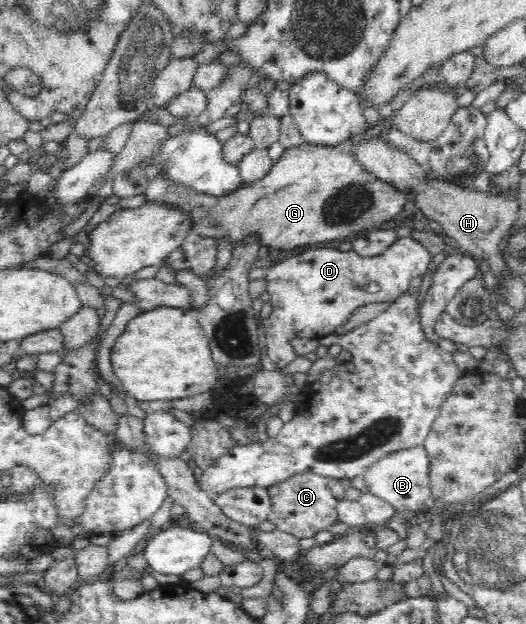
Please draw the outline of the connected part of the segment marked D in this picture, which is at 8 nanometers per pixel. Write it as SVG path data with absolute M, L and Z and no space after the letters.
M409 236L399 238L389 250L375 257L361 257L353 250L339 251L334 244L328 244L326 248L310 248L301 255L280 261L266 273L266 289L274 307L270 317L262 320L269 358L276 364L277 369L281 370L297 358L290 344L291 339L308 337L327 341L337 327L350 320L356 309L370 303L394 302L404 292L408 292L412 278L422 278L429 271L431 259L431 254Z

